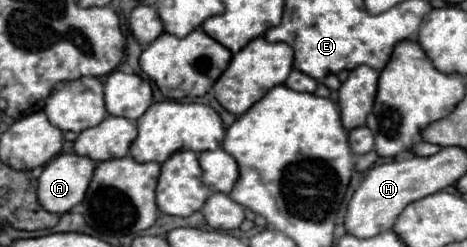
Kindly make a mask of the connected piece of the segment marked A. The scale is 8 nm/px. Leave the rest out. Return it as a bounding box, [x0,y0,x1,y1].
[38,153,96,213]

